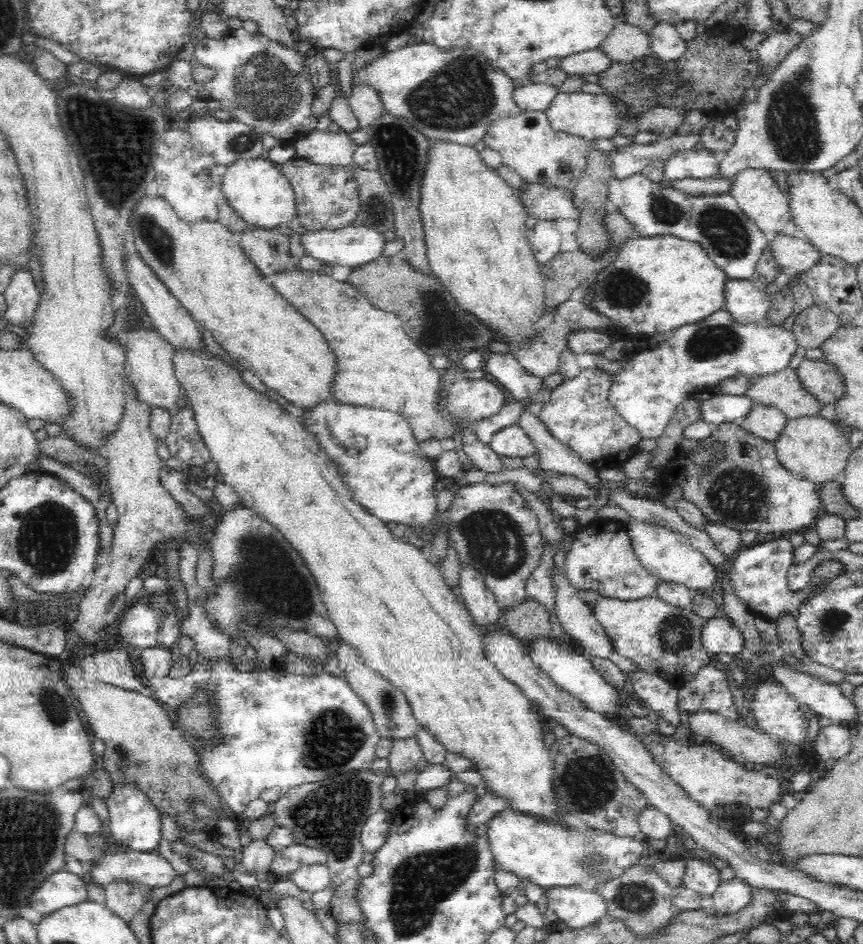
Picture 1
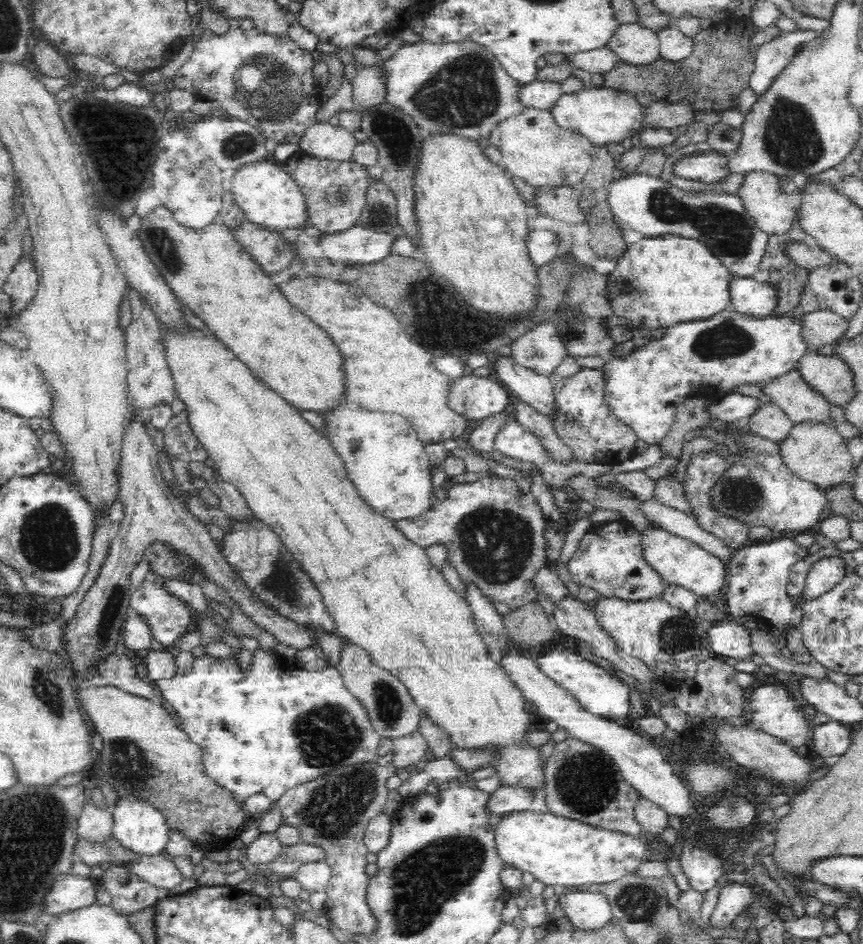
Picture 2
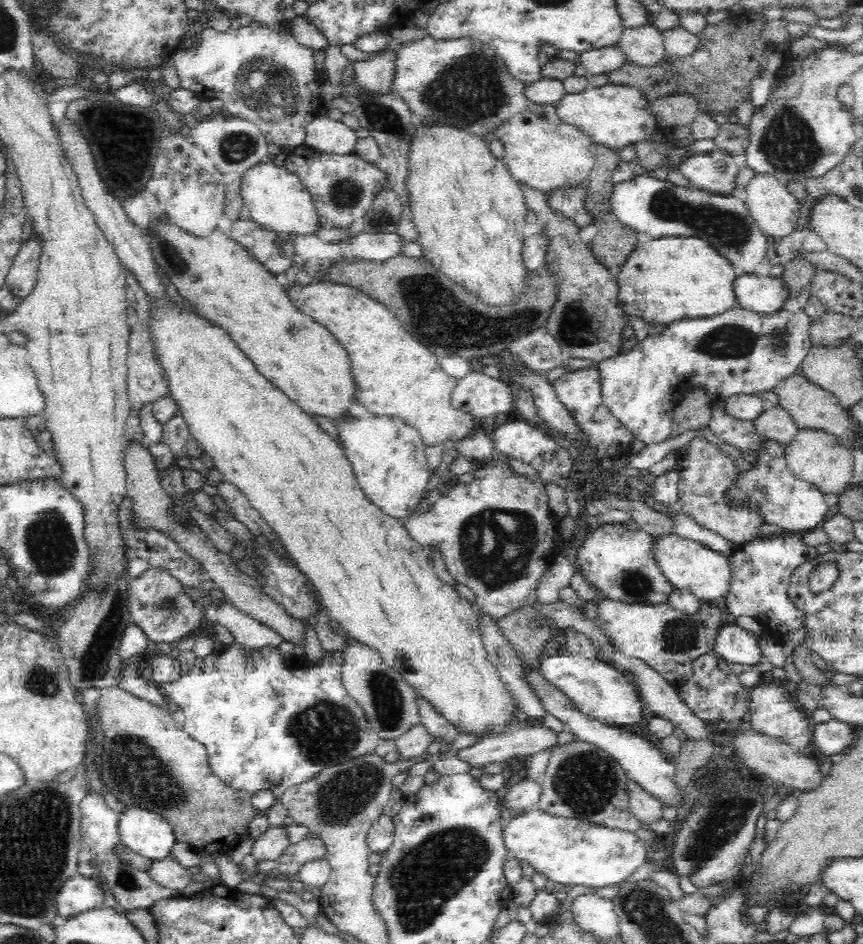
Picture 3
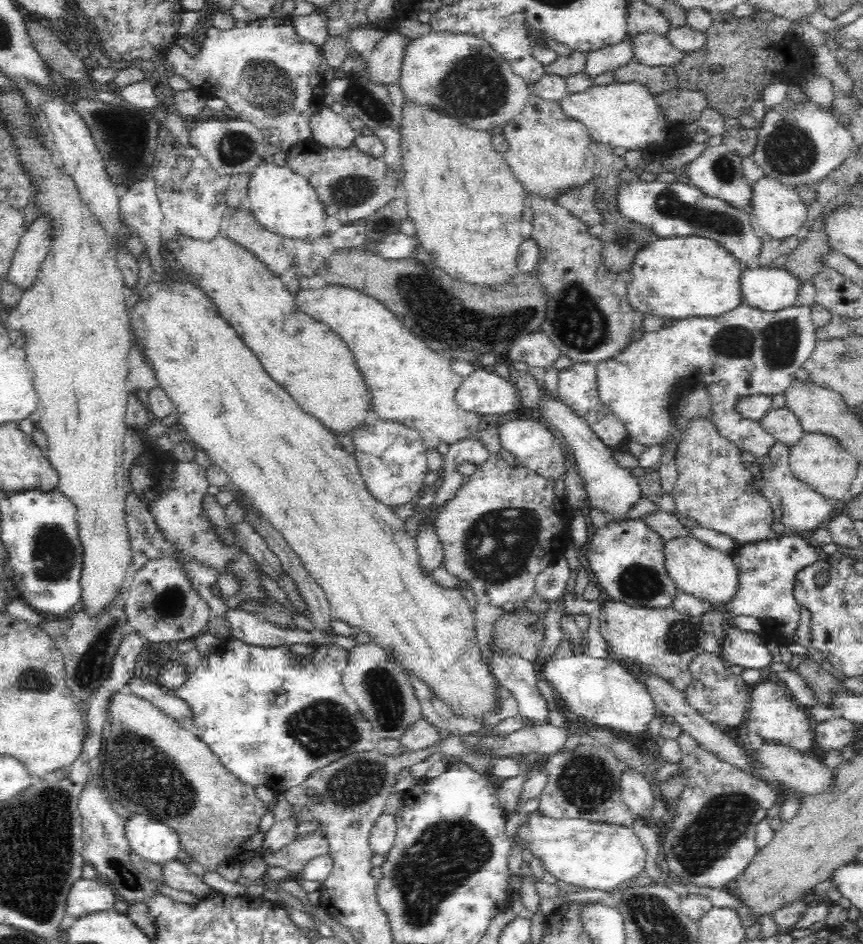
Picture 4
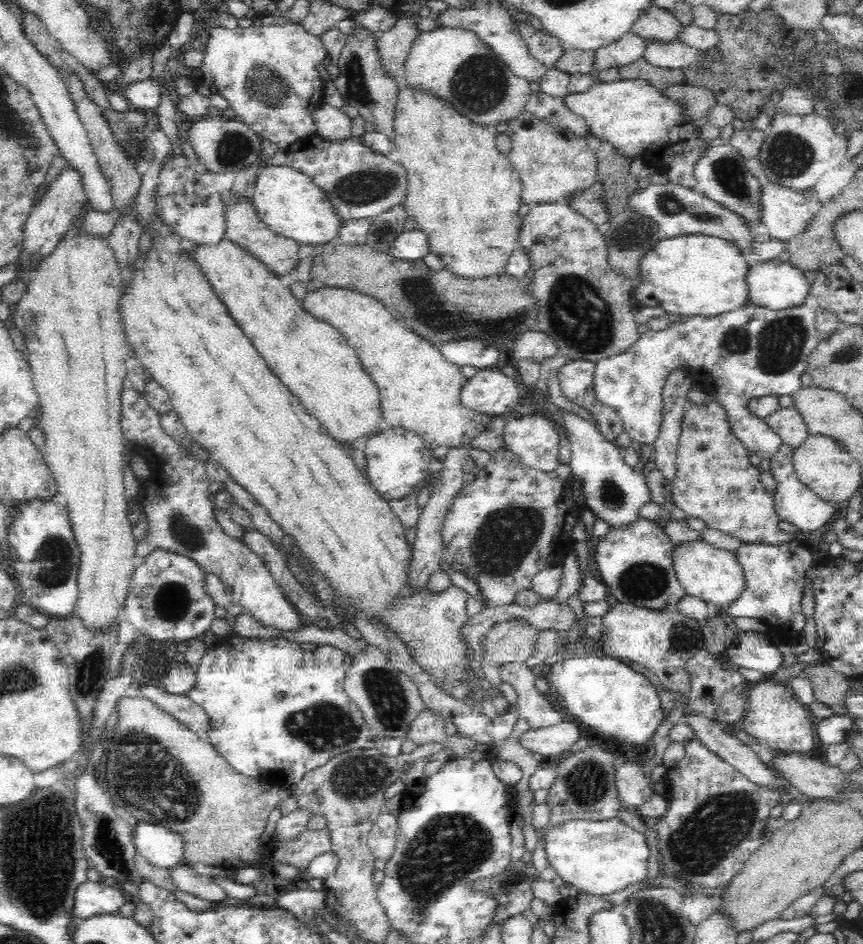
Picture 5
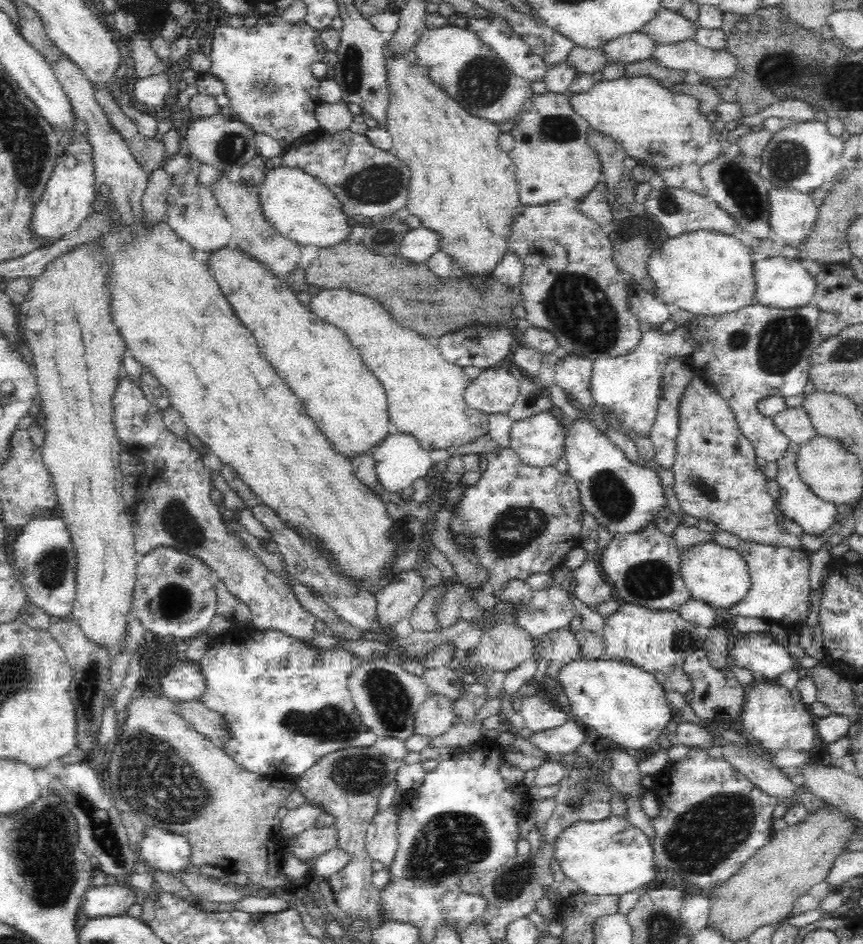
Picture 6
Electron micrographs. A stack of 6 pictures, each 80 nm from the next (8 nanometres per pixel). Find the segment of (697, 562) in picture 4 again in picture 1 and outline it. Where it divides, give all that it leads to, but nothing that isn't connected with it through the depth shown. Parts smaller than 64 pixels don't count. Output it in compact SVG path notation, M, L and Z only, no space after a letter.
M633 519L627 524L627 529L642 567L648 569L648 572L658 577L661 582L683 584L692 593L703 593L704 590L710 590L718 584L718 576L722 576L720 570L714 563L710 563L710 559L706 558L703 552L696 550L685 536L680 536L657 524L650 525Z

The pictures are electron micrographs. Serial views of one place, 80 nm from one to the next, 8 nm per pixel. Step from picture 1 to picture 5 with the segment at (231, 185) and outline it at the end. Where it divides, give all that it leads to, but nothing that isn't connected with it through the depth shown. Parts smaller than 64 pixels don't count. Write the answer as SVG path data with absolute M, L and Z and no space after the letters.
M268 164L261 168L251 200L264 223L276 234L287 236L298 244L322 246L328 242L335 242L340 236L344 220L336 213L334 203L312 182L312 178L300 169L286 164Z

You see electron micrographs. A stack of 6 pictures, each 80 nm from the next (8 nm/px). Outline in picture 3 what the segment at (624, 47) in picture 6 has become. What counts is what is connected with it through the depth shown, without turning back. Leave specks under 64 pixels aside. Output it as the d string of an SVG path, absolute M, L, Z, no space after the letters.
M616 45L578 53L578 56L586 72L594 76L604 73L608 75L627 61L624 49Z

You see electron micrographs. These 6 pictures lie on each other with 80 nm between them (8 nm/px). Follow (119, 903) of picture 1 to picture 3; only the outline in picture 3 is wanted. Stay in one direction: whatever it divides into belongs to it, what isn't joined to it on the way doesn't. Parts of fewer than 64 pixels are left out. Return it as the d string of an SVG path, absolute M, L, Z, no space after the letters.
M88 790L80 801L80 836L82 845L86 846L88 852L90 852L90 856L92 857L91 862L95 870L106 879L108 890L112 891L112 895L120 902L120 904L115 906L116 912L124 914L128 910L135 908L148 909L156 900L190 898L193 894L192 891L182 892L180 890L173 890L172 888L165 888L157 884L148 872L136 871L120 859L119 847L123 846L120 829L118 829L120 814L114 812L106 804L104 794L100 795L92 792L92 790Z

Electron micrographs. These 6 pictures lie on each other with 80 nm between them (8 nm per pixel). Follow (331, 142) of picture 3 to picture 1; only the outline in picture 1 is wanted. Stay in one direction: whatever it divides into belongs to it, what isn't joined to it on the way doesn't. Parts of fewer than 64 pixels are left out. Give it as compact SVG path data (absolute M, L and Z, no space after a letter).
M312 129L294 142L297 158L316 164L352 165L355 151L354 140L346 131L330 132Z

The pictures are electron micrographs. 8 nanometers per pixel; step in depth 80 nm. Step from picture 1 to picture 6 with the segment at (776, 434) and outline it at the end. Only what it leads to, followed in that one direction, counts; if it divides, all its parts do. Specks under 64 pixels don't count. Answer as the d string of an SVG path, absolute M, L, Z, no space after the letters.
M802 405L789 408L788 411L778 414L773 420L776 427L784 432L784 435L788 436L788 439L793 443L793 450L818 435L807 409Z

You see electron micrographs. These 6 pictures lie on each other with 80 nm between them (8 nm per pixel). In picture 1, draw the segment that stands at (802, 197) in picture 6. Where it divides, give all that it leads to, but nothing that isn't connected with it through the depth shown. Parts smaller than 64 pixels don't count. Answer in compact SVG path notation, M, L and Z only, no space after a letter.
M748 168L748 170L739 172L734 178L735 182L729 192L730 195L736 197L742 211L756 223L756 226L767 236L767 239L769 241L774 240L778 234L784 232L786 224L792 220L788 195L784 195L769 172L762 169Z

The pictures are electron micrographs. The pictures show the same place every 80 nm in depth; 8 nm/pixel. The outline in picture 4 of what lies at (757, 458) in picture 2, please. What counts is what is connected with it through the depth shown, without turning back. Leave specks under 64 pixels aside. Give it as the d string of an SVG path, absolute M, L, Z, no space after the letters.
M780 442L774 444L771 454L762 460L760 478L754 477L752 483L760 487L767 496L774 512L775 522L786 526L786 531L802 533L816 531L831 520L832 505L820 496L810 485L795 478L790 467L790 448Z

